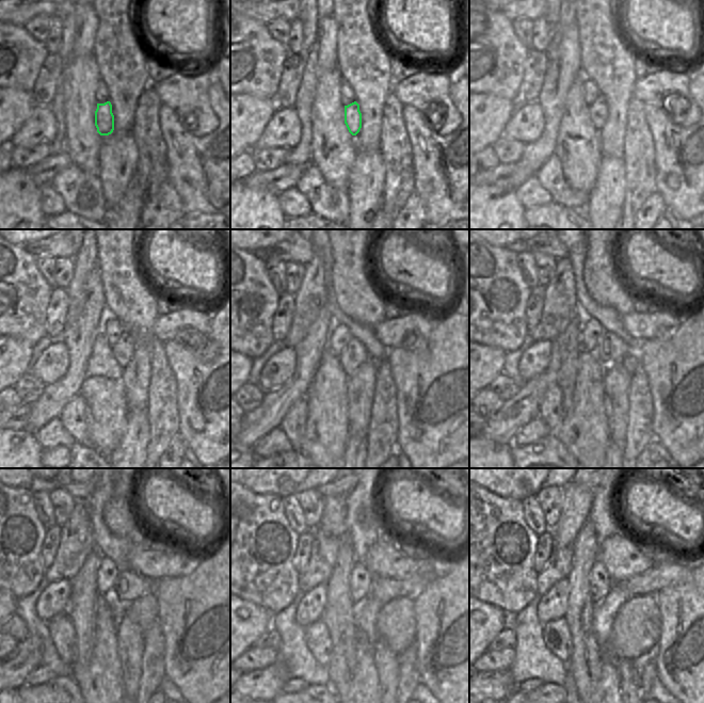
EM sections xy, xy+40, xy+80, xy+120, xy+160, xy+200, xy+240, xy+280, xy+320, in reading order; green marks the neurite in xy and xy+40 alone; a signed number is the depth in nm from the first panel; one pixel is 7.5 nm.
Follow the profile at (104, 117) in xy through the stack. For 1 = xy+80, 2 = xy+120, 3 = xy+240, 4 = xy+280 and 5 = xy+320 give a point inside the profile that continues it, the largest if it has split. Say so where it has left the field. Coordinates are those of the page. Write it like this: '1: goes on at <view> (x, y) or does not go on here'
1: goes on at xy+80 (598, 112)
2: goes on at xy+120 (123, 351)
3: goes on at xy+240 (145, 590)
4: goes on at xy+280 (384, 590)
5: goes on at xy+320 (652, 581)

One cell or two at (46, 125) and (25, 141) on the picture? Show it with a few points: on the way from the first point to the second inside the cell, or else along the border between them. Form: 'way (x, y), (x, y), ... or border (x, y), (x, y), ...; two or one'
way (41, 127), (30, 136); one

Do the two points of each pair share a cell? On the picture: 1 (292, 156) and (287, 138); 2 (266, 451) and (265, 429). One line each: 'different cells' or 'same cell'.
1: different cells
2: different cells

